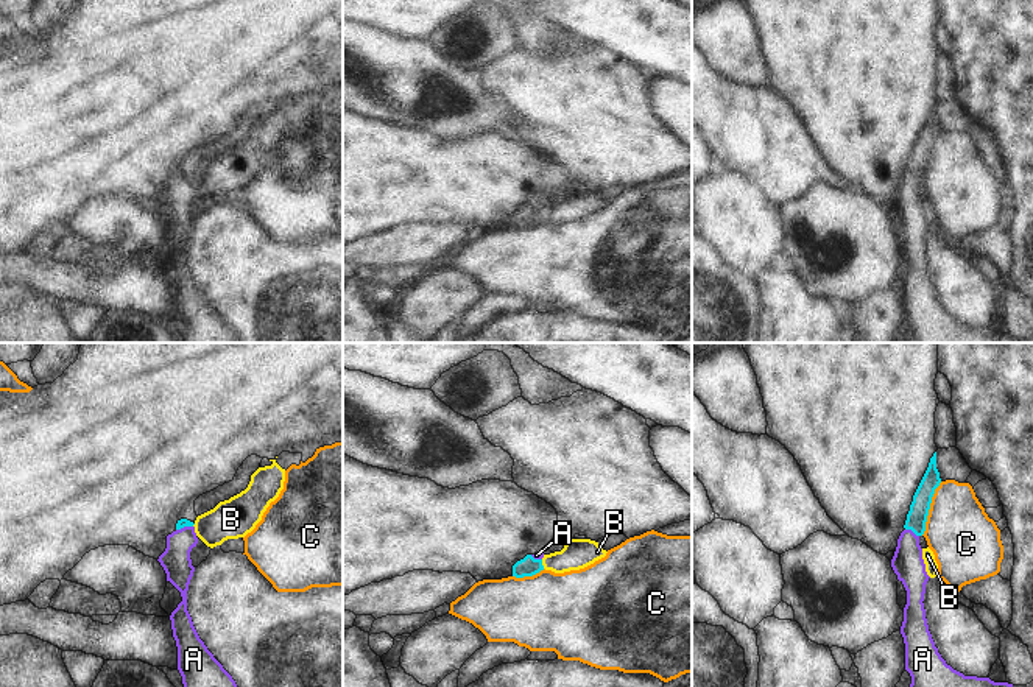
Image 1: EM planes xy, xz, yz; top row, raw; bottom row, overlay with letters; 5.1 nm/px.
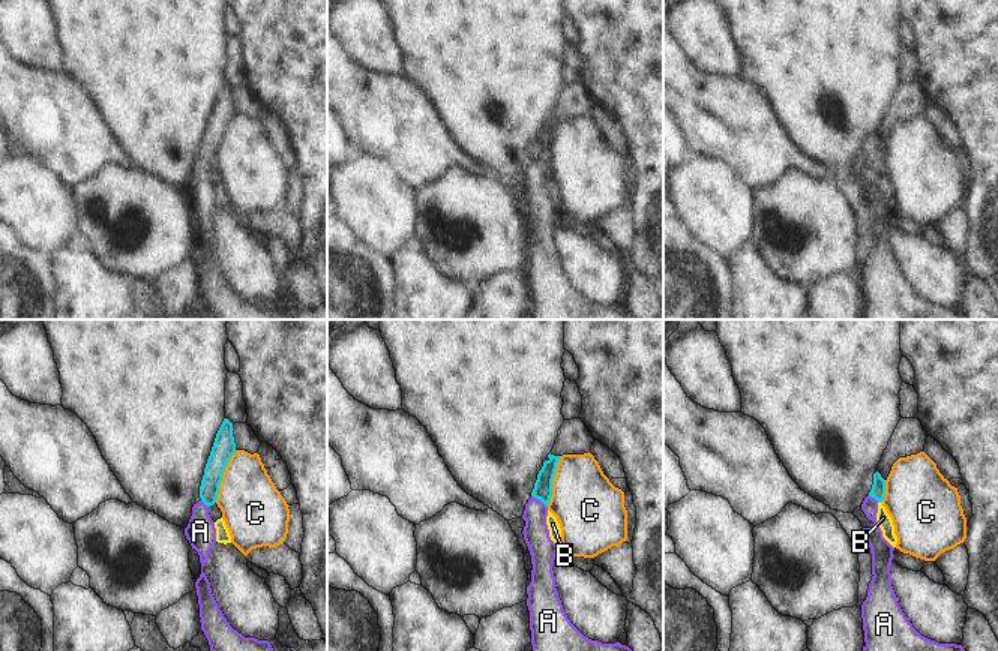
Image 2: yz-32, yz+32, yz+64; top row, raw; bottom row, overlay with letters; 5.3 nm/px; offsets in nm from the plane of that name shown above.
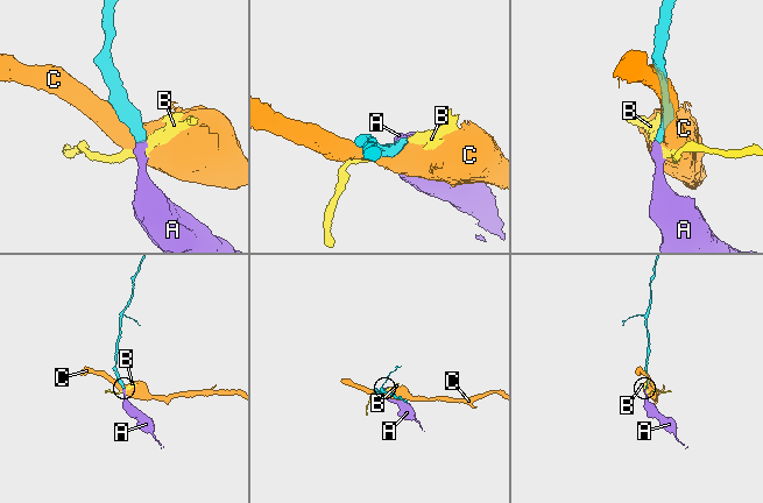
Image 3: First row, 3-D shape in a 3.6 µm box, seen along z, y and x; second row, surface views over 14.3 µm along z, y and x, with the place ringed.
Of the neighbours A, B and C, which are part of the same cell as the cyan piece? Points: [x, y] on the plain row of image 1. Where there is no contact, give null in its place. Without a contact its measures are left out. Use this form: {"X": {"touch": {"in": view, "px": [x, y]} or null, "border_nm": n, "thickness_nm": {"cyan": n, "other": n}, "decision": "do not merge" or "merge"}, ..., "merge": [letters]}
{"A": {"touch": {"in": "yz", "px": [912, 181]}, "border_nm": 80, "thickness_nm": {"cyan": 110, "other": 160}, "decision": "merge"}, "B": {"touch": {"in": "xz", "px": [541, 215]}, "border_nm": 50, "thickness_nm": {"cyan": 100, "other": 160}, "decision": "do not merge"}, "C": {"touch": {"in": "yz", "px": [929, 159]}, "border_nm": 300, "thickness_nm": {"cyan": 110, "other": 360}, "decision": "do not merge"}, "merge": ["A"]}

